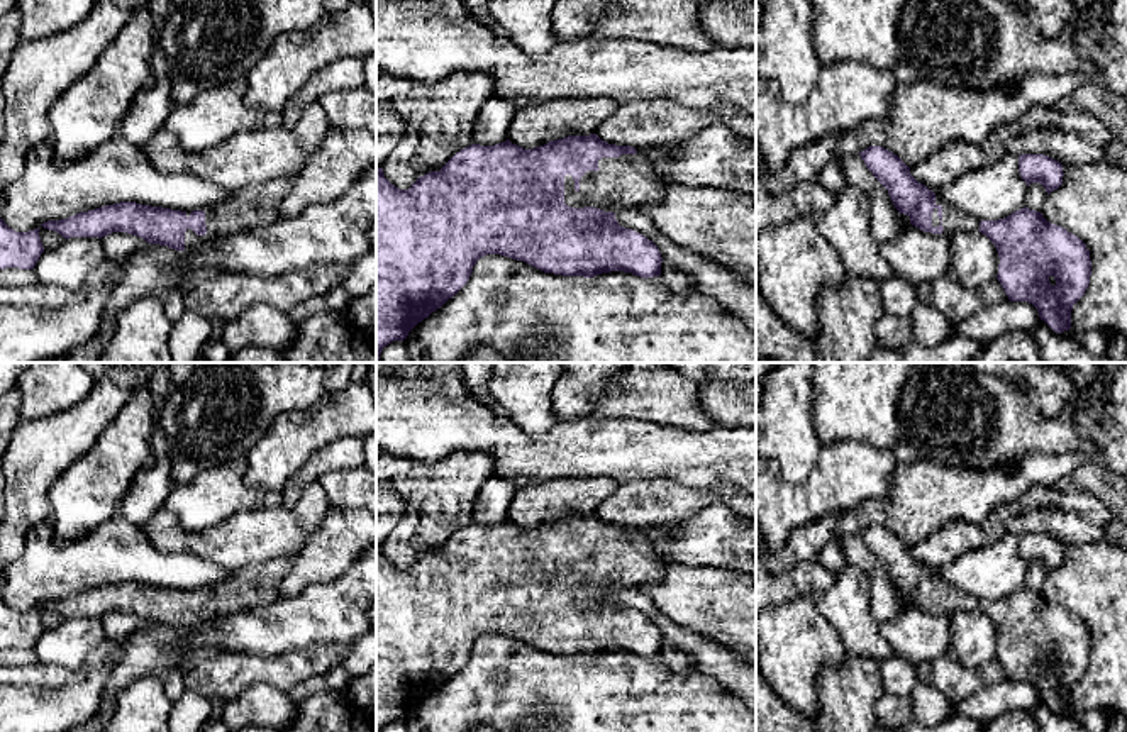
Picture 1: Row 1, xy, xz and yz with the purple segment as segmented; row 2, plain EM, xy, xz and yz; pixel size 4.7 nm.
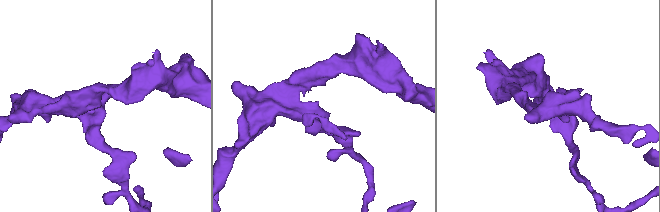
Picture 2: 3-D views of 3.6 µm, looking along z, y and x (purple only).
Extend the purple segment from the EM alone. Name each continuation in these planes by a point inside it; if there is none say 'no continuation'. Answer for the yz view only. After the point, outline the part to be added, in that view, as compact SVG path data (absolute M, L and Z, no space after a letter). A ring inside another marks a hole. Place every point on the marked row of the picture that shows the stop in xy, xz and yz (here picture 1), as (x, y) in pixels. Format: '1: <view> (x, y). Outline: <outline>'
1: yz (953, 221). Outline: M932 190L935 193L935 205L942 207L942 236L952 237L958 232L976 232L980 229L980 220L974 217L966 215L964 212L959 212L947 205L937 190Z

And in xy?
1: xy (249, 207). Outline: M268 181L244 186L232 191L229 200L203 208L207 234L197 236L192 229L186 229L185 249L203 246L215 237L273 224L280 217L276 208L281 202L285 183Z

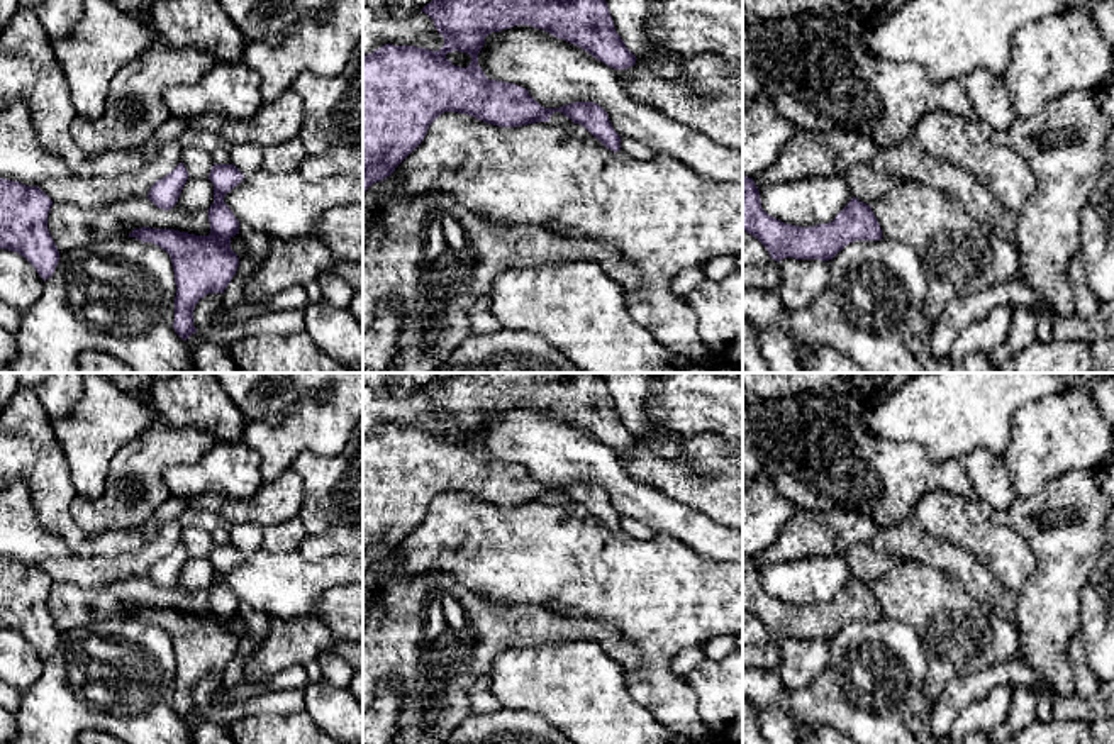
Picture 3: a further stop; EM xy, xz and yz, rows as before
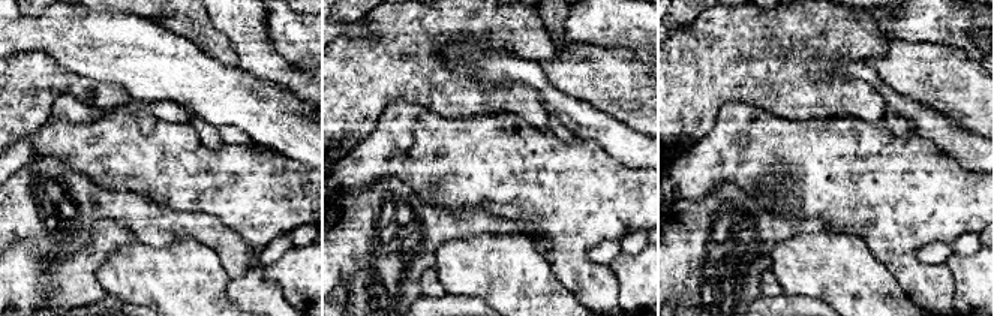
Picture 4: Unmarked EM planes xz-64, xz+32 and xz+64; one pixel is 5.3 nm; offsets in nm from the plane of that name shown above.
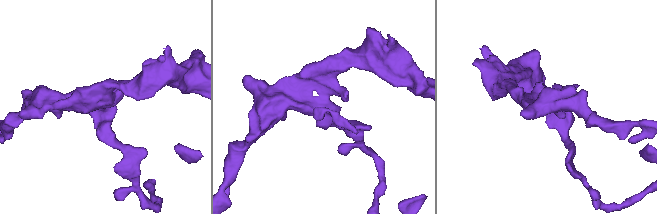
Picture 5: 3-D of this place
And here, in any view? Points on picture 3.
no continuation

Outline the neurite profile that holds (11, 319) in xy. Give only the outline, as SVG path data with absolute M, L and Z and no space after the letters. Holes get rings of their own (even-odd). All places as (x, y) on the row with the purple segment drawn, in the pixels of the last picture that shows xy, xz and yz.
M0 300L0 327L12 334L17 334L20 322L22 314Z

